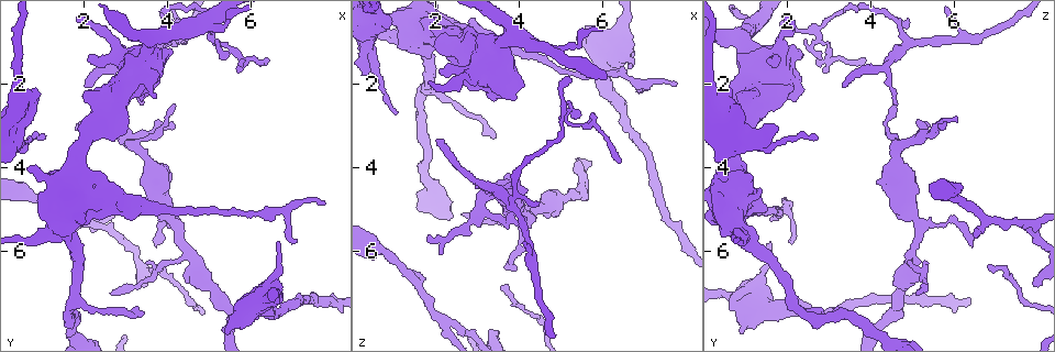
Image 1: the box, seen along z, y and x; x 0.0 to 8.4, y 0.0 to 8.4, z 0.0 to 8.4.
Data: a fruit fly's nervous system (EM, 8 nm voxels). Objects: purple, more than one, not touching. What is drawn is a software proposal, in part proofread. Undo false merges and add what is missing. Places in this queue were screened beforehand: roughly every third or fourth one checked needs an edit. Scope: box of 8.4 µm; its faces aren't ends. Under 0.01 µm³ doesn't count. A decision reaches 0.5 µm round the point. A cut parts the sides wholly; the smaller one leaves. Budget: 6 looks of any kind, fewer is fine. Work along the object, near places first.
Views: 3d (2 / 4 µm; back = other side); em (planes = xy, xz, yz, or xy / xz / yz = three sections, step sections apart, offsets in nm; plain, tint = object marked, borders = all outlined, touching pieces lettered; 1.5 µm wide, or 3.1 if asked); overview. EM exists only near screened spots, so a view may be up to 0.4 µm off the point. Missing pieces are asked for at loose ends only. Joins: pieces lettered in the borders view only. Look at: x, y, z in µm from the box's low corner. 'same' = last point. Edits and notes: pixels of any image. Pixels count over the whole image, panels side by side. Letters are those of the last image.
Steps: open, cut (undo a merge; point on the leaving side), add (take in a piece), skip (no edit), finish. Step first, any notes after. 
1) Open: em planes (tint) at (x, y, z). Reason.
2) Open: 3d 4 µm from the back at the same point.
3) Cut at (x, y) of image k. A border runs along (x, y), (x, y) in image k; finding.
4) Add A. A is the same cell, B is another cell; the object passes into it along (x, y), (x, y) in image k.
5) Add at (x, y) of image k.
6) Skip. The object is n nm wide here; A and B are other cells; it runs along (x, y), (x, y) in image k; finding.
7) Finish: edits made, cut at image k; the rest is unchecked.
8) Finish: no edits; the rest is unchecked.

Open: 3d 2 µm at (2.15, 2.10, 3.35).

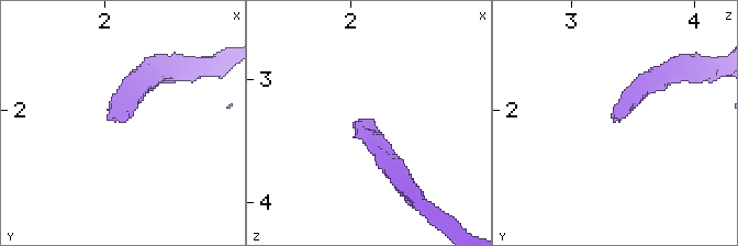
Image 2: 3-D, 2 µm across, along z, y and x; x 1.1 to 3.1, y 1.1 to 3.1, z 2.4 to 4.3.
Open: em xy step 4 (borders) at (2.14, 2.08, 3.36). Now the EM.

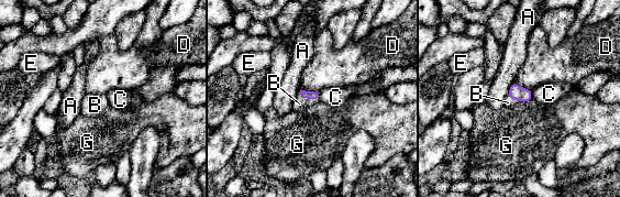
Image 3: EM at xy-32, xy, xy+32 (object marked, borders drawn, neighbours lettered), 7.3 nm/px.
Add B. B is the same cell, A, C, D, E and G are other cells; the object passes into it along (311, 95), (308, 97), (299, 104) in image 3; the neuron continues.

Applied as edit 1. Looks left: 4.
Open: em xy step 4 (tint) at (5.60, 7.25, 0.60). Free end.

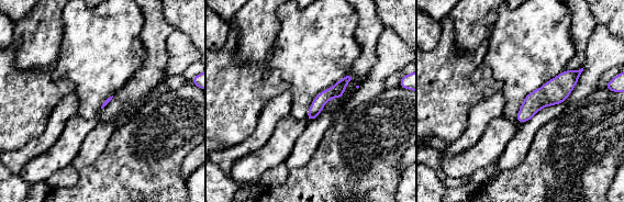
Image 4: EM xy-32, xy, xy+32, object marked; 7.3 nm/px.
Open: em yz step 4 (tint) at the same point.

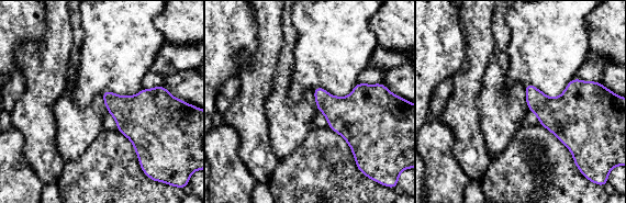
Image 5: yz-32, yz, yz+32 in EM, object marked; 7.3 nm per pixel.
Open: em yz step 4 (borders) at the same point. What lies round it.

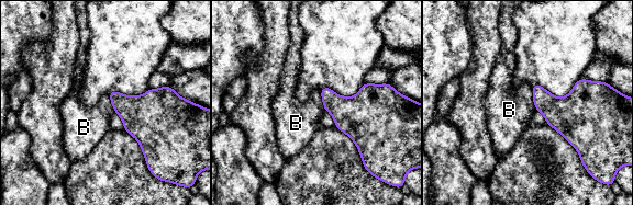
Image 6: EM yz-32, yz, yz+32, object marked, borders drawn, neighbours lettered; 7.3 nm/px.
Skip. B is another cell; a border runs along (531, 86), (535, 109) in image 6; no lettered piece goes on from it.

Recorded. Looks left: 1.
Finish: edits made, add at image 3; the rest is unchecked.

